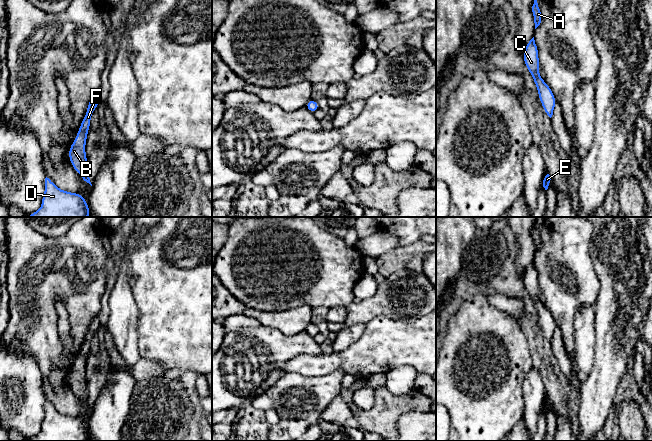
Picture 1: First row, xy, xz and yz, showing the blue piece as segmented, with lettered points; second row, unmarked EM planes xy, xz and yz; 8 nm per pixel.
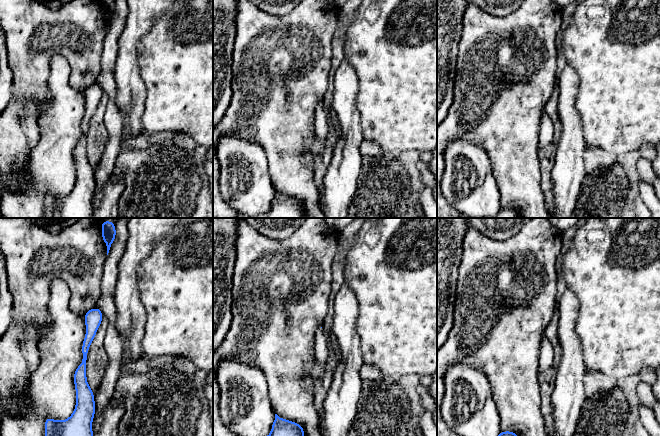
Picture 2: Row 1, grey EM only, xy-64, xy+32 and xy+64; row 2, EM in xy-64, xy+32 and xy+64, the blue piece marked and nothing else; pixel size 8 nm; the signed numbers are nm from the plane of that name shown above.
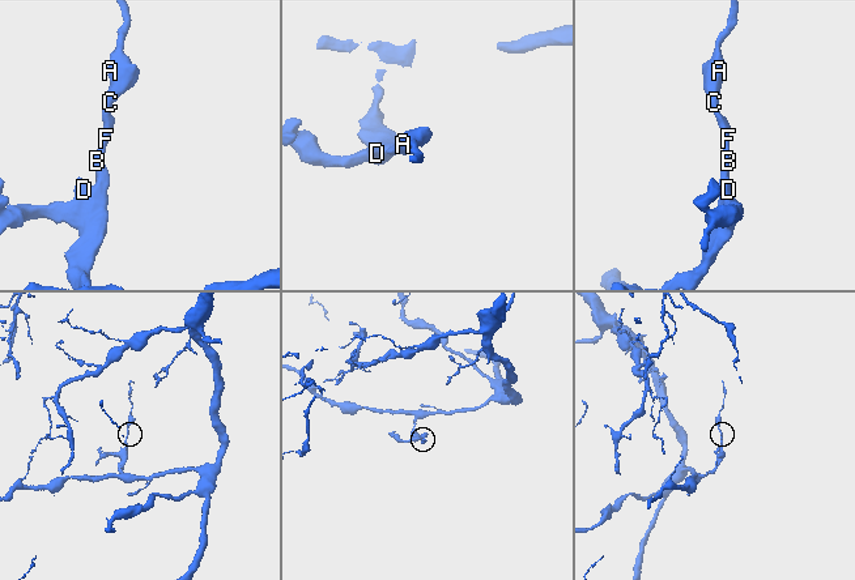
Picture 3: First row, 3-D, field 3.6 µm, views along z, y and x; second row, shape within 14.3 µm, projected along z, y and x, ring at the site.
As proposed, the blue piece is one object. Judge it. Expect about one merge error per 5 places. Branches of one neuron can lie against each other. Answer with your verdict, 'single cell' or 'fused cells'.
single cell

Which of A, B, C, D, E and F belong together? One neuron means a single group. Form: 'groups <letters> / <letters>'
groups A B C D E F

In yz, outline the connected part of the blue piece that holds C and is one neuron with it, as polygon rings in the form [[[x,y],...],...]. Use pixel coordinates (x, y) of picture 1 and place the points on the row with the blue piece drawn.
[[[534,37],[526,44],[523,53],[524,62],[532,75],[535,85],[538,89],[539,99],[542,103],[545,113],[551,118],[553,115],[556,99],[550,87],[544,82],[539,75],[539,57],[538,48],[535,43]]]

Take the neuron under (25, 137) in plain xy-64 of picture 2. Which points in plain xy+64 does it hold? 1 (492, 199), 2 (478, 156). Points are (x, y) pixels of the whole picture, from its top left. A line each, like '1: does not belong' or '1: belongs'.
1: belongs
2: belongs

